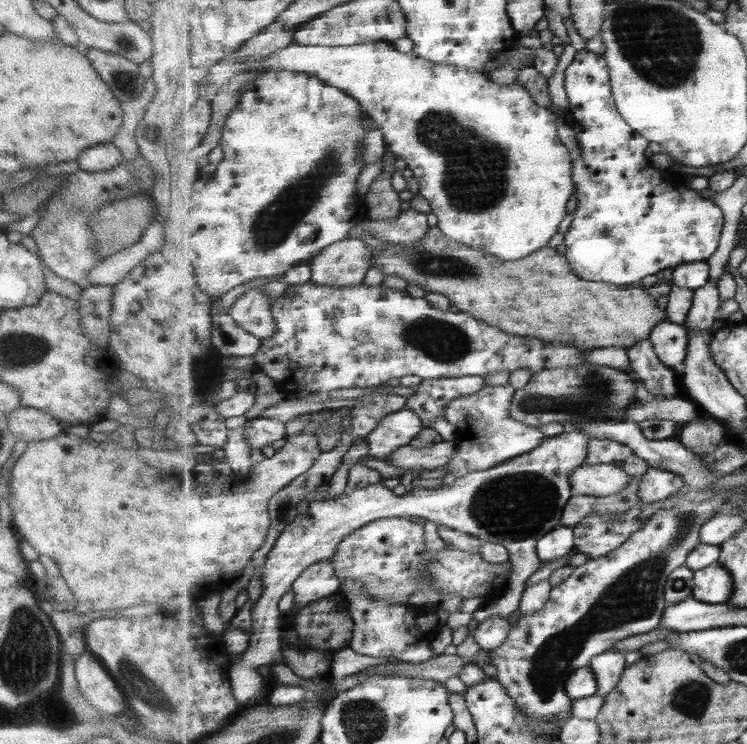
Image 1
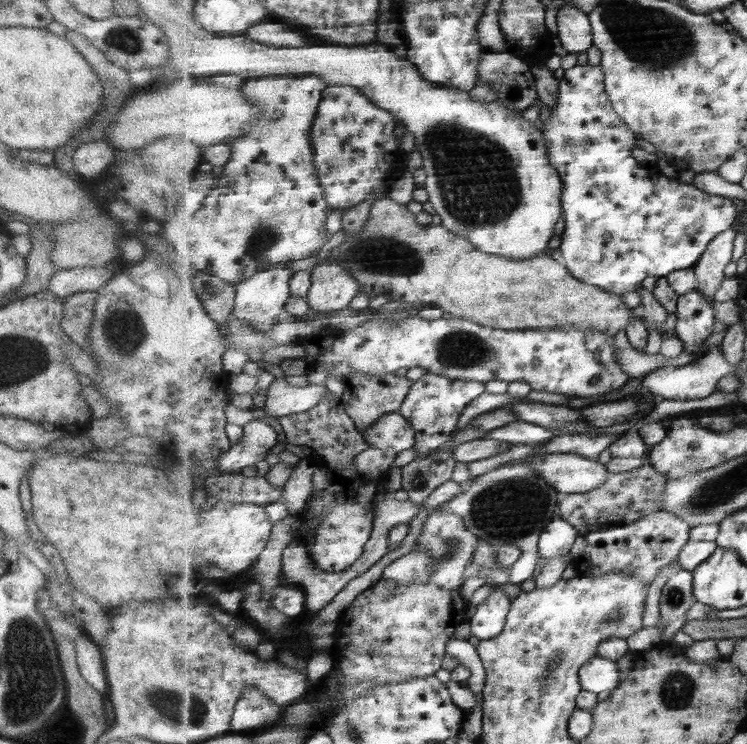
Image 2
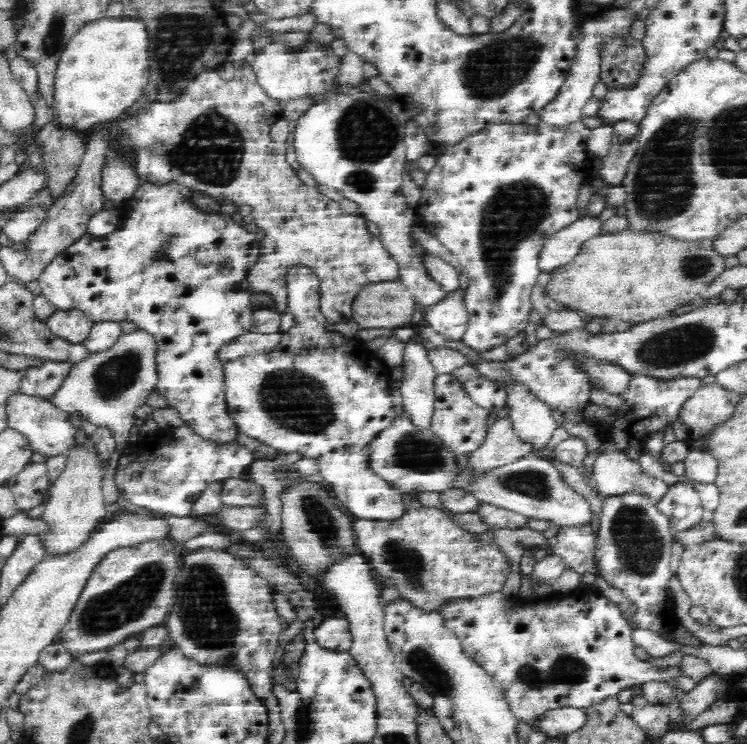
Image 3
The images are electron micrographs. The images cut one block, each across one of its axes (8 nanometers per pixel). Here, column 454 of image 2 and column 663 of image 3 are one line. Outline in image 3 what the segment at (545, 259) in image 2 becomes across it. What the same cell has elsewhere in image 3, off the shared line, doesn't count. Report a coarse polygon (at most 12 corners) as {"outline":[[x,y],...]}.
{"outline":[[627,228],[550,273],[556,309],[636,325],[727,269],[710,239]]}

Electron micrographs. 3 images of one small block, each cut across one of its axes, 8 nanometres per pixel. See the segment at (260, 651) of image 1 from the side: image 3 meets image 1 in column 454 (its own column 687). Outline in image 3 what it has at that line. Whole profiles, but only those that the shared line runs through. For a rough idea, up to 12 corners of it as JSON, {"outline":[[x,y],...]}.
{"outline":[[676,482],[658,509],[679,533],[706,512],[691,483]]}

